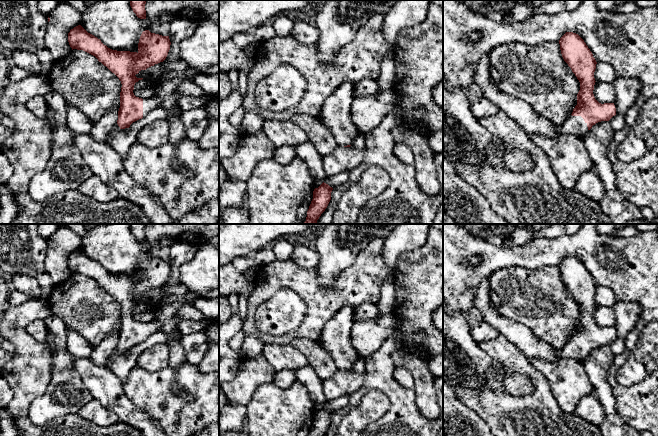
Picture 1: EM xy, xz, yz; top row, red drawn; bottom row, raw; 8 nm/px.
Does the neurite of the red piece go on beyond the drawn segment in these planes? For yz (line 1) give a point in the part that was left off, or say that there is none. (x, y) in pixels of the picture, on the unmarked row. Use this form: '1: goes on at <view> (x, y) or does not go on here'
1: goes on at yz (520, 335)

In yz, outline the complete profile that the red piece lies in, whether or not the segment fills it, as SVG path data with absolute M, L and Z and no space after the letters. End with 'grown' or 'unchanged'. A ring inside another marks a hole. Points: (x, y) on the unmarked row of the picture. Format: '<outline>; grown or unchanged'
M566 256L559 264L564 285L580 306L577 329L572 338L557 352L538 339L525 325L500 316L489 300L489 278L483 280L475 293L474 306L481 318L496 327L500 334L518 346L528 358L543 361L573 359L583 362L593 349L609 345L616 339L614 327L599 327L593 318L596 284L584 264L576 257Z; grown

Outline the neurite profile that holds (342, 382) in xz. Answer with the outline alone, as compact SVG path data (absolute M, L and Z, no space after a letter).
M360 357L350 371L338 369L330 378L322 380L322 389L326 401L354 393L362 386L365 373L366 360Z

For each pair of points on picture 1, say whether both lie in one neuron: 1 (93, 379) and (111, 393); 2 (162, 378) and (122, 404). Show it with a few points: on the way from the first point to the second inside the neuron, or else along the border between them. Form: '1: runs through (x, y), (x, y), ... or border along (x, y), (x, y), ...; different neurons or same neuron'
1: runs through (97, 380), (107, 389); same neuron
2: border along (122, 382), (125, 395), (137, 407), (148, 413); different neurons

